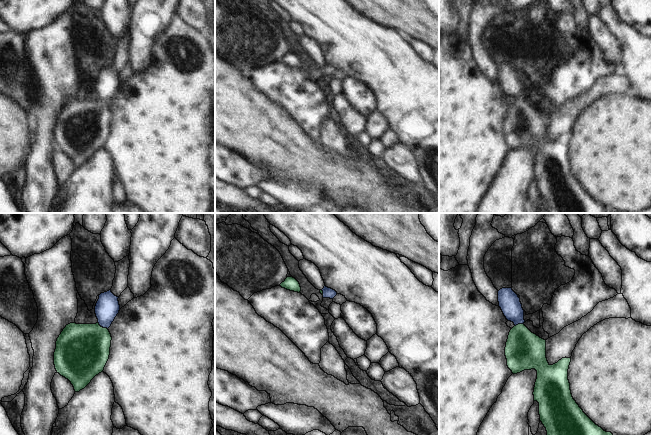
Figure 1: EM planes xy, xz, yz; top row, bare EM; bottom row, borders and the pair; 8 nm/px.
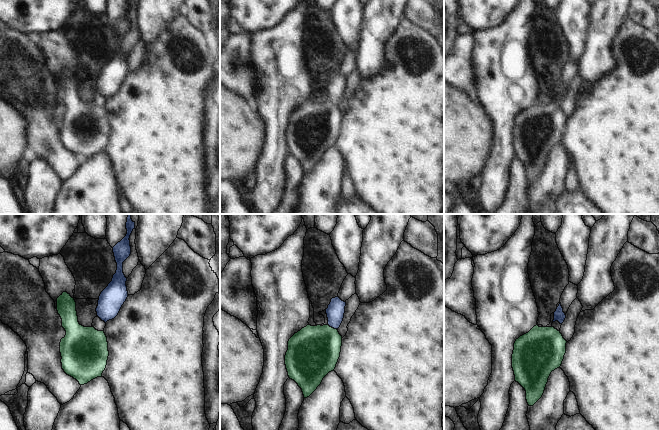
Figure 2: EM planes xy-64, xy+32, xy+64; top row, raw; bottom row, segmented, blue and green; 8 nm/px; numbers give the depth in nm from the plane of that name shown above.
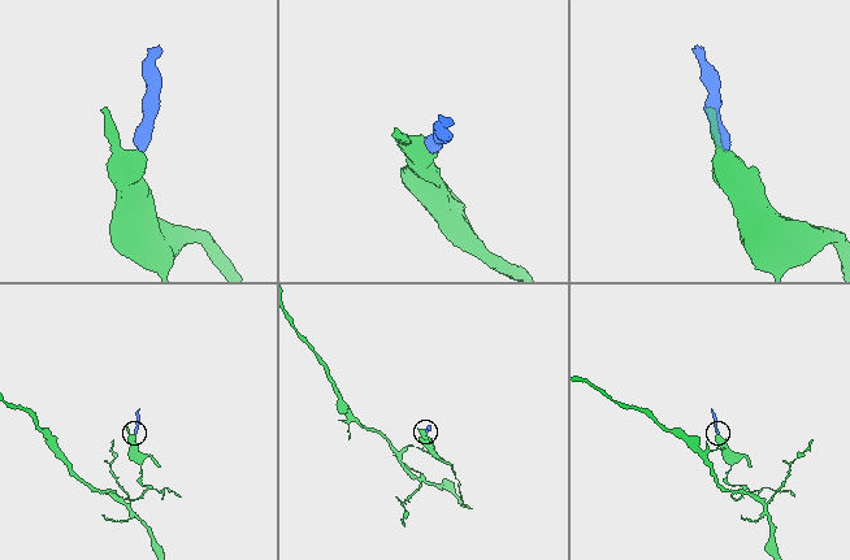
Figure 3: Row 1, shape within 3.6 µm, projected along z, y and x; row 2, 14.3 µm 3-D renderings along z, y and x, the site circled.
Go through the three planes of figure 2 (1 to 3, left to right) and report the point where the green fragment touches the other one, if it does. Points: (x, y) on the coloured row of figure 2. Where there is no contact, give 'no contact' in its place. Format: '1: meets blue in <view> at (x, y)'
1: no contact
2: meets blue in xy+32 at (332, 327)
3: no contact

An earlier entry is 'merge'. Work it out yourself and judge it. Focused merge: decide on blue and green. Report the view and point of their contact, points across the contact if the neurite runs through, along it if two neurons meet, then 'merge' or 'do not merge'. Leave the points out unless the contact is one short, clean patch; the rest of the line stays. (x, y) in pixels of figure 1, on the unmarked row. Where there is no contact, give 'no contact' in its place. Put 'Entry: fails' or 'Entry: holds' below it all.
xy (102, 102) | across xy (107, 83), (102, 102), (98, 110), (82, 126) | merge
Entry: holds

